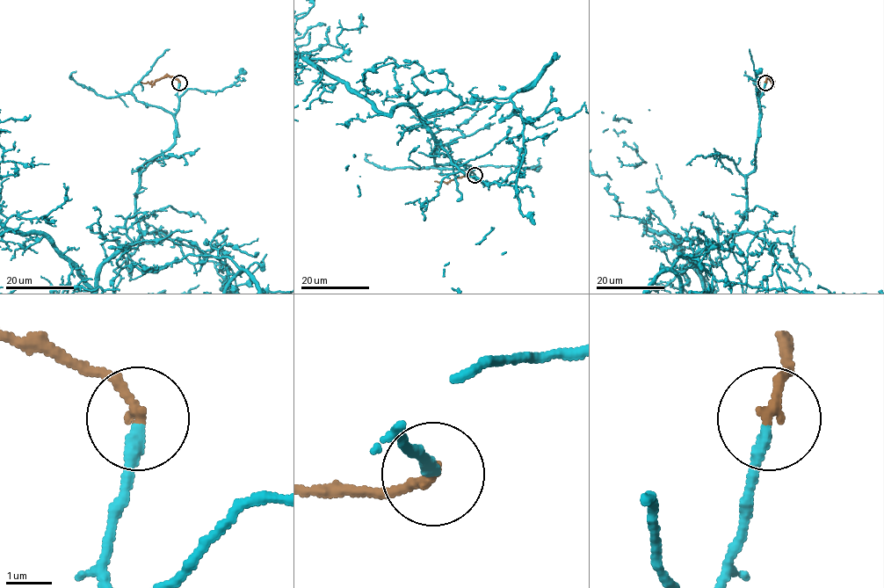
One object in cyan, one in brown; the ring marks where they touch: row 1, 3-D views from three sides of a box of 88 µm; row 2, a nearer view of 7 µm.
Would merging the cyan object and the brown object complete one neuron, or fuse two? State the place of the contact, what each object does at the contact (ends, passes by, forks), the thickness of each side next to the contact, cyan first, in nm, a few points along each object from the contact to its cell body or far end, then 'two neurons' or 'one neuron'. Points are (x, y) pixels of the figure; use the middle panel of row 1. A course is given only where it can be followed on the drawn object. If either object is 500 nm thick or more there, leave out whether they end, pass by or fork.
at (474, 175); cyan ends there; brown ends there; 280 nm thick on the cyan side, 240 nm on the other; brown runs (474, 175), (459, 177), (449, 182), (435, 181); one neuron

